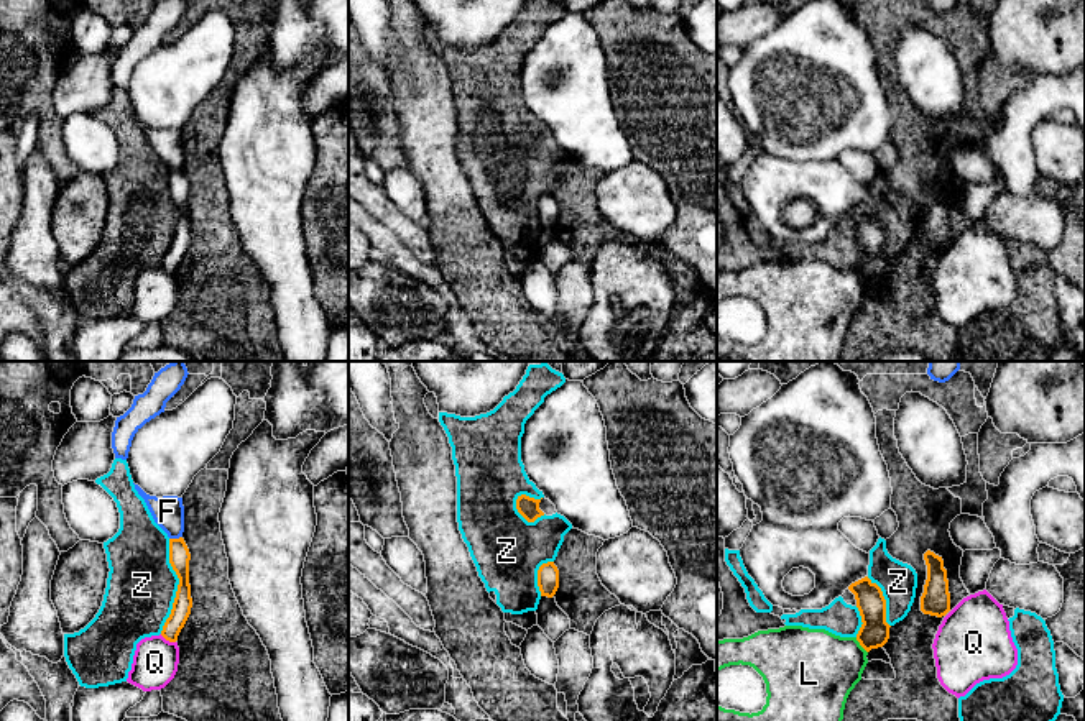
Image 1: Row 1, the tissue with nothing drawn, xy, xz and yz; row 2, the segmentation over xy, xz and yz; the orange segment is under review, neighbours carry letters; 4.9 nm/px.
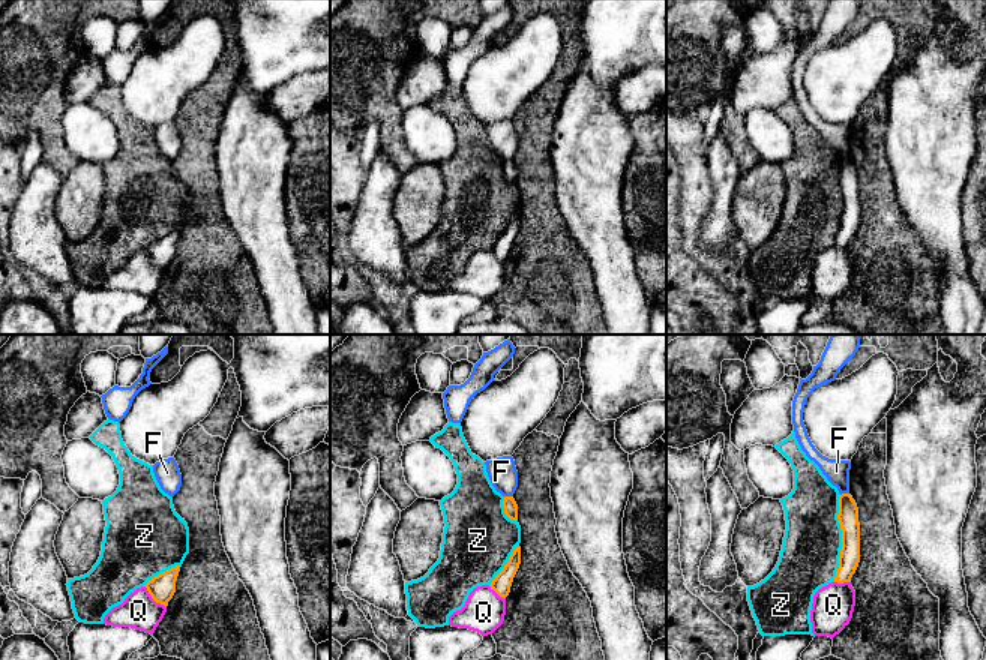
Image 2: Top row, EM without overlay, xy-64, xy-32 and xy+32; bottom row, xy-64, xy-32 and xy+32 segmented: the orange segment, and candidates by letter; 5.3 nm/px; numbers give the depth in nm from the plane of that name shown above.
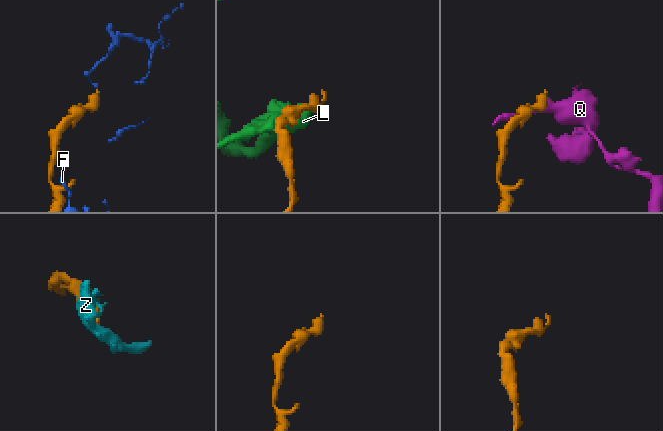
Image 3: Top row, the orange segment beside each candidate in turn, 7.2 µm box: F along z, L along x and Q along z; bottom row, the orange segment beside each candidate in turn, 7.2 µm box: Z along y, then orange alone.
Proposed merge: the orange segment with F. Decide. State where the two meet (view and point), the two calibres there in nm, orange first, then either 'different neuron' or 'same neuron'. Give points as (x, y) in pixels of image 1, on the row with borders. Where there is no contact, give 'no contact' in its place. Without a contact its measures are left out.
contact xy (175, 539); calibres 100 and 160 nm; different neuron

